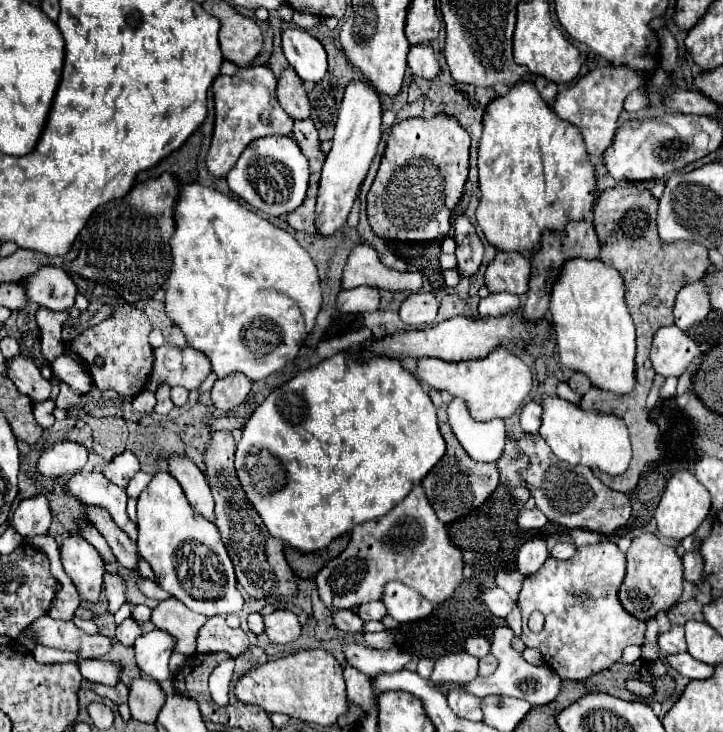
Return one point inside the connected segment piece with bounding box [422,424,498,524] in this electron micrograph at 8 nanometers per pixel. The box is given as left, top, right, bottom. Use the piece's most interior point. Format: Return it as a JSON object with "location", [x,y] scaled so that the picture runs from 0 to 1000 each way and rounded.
{"location":[632,661]}

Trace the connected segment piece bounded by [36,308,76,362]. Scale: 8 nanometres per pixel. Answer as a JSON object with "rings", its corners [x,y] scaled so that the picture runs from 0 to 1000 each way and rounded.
{"rings":[[[55,421],[50,429],[50,440],[55,445],[58,456],[58,484],[66,495],[75,495],[89,481],[89,464],[86,464],[86,448],[89,440],[97,437],[105,426],[89,423],[89,426],[72,426],[66,421]]]}

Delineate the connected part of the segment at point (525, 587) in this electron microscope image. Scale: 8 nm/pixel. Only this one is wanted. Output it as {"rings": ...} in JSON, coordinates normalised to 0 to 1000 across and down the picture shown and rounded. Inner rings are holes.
{"rings":[[[844,738],[802,746],[786,765],[758,762],[741,784],[725,790],[716,811],[716,828],[722,833],[719,872],[728,885],[744,885],[755,907],[777,929],[811,929],[813,923],[855,904],[866,883],[888,880],[893,850],[874,844],[855,817],[863,784],[866,760]],[[739,833],[755,842],[755,852],[744,866],[730,858],[730,844]]]}

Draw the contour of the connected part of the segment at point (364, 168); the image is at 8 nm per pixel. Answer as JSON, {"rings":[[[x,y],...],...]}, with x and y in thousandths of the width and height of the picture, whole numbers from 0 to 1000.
{"rings":[[[484,109],[476,123],[473,145],[465,164],[462,199],[451,213],[445,243],[443,243],[440,279],[437,279],[437,311],[445,325],[459,322],[479,303],[484,292],[498,251],[503,249],[515,216],[520,213],[520,202],[526,197],[526,186],[528,186],[526,161],[528,161],[528,139],[523,126],[503,109]]]}

